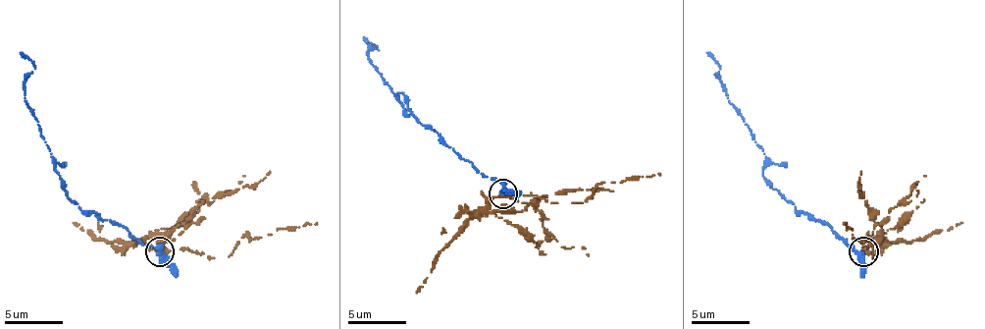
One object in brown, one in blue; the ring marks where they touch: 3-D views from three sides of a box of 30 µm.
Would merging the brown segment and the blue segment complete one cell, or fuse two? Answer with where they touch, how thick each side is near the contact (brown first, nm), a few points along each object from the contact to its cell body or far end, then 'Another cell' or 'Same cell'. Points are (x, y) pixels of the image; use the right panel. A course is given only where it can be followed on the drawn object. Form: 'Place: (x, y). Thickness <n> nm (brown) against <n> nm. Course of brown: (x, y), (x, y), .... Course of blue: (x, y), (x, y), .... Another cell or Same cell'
Place: (863, 251). Thickness 500 nm (brown) against 360 nm. Course of brown: (863, 252), (866, 249), (872, 258), (869, 238), (852, 238), (852, 229), (846, 223). Course of blue: (863, 252), (849, 246), (831, 226), (799, 211), (763, 176), (766, 156), (728, 100), (719, 65), (707, 53). Another cell

